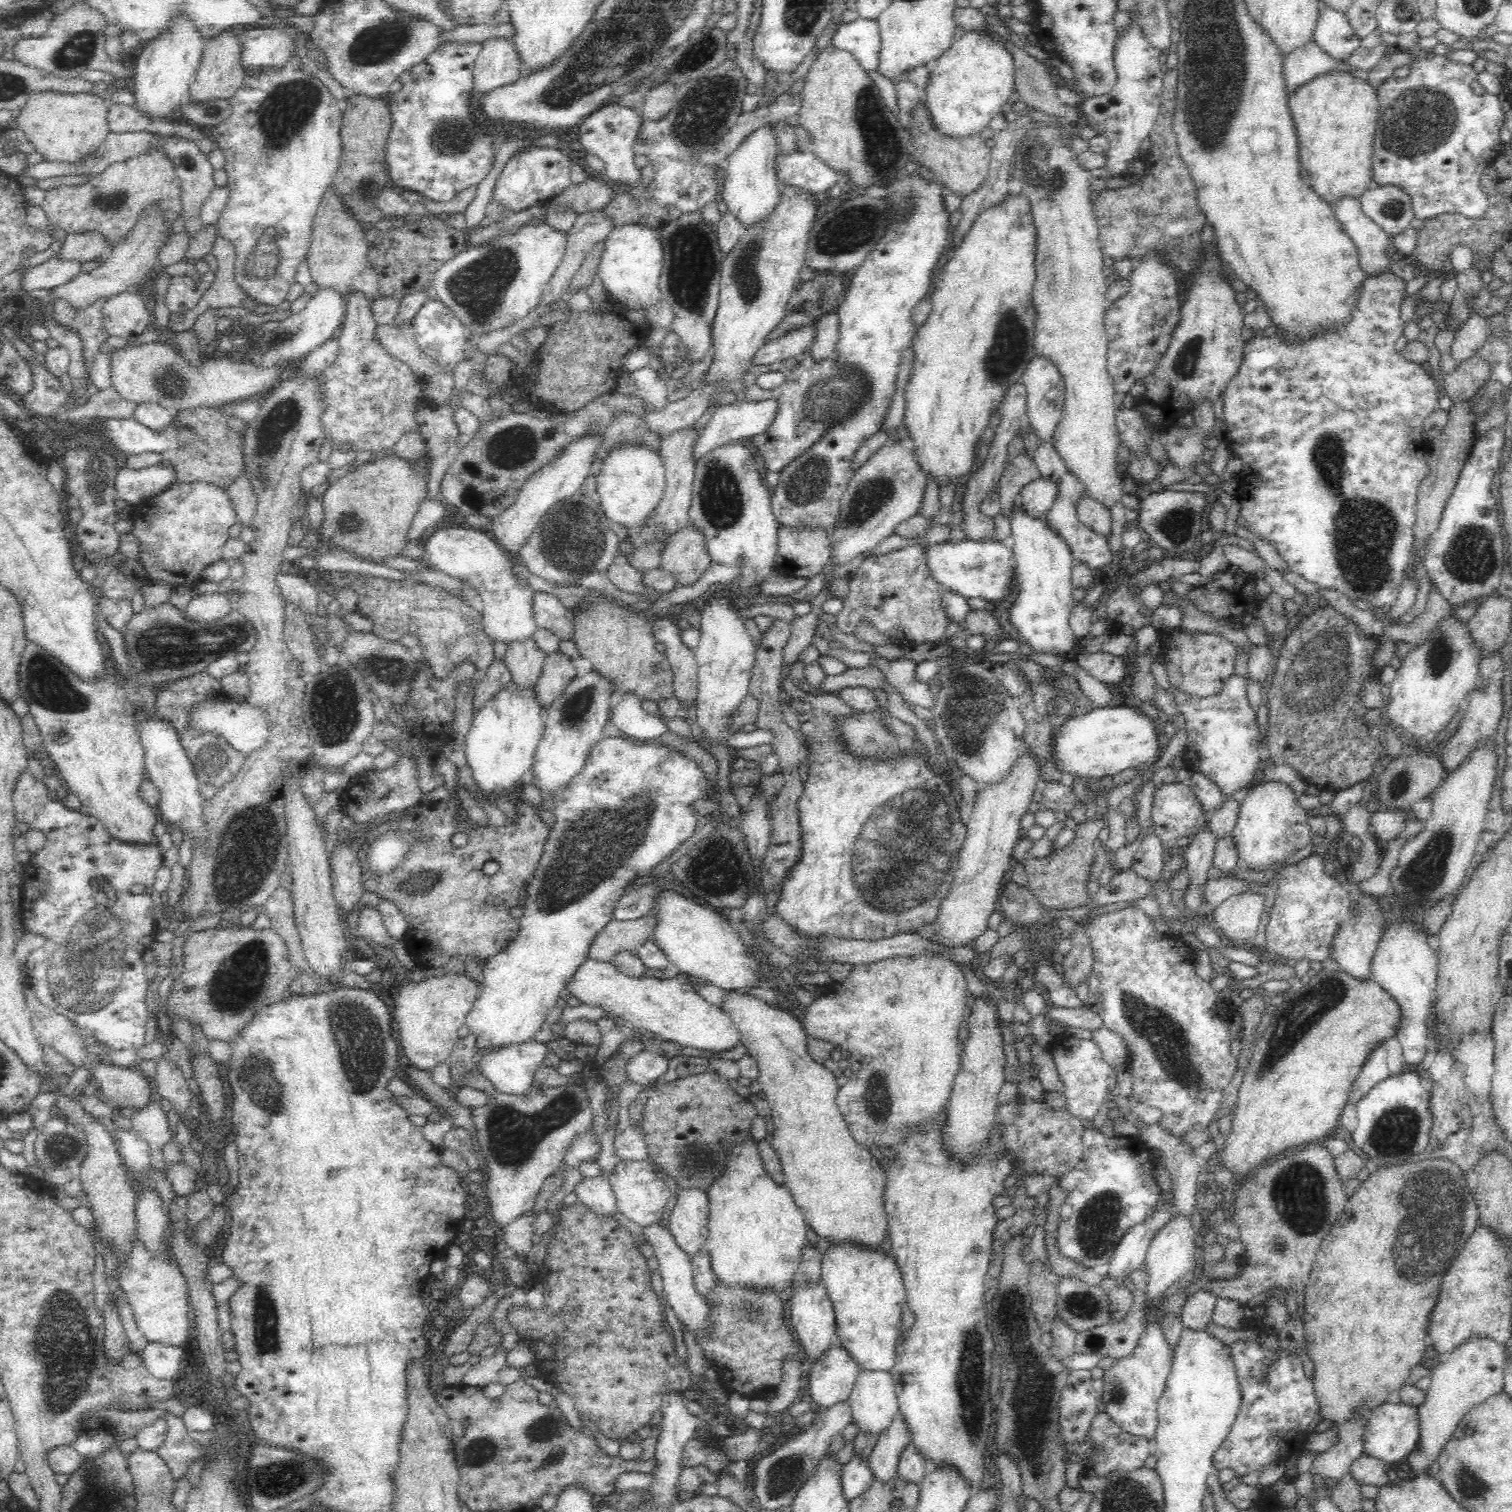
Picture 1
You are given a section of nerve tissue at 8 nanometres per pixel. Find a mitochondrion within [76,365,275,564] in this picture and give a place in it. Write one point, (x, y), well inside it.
(95, 475)

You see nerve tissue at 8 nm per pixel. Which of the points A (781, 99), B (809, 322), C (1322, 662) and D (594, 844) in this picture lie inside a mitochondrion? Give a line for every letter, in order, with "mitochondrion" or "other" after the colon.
A: other
B: other
C: mitochondrion
D: mitochondrion

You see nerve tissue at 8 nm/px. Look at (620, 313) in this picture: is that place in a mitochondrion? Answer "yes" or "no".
no

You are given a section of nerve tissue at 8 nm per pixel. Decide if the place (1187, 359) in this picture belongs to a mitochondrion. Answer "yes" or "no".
yes

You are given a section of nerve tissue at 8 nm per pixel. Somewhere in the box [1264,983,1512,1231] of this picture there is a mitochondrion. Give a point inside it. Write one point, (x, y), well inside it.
(1395, 1129)

